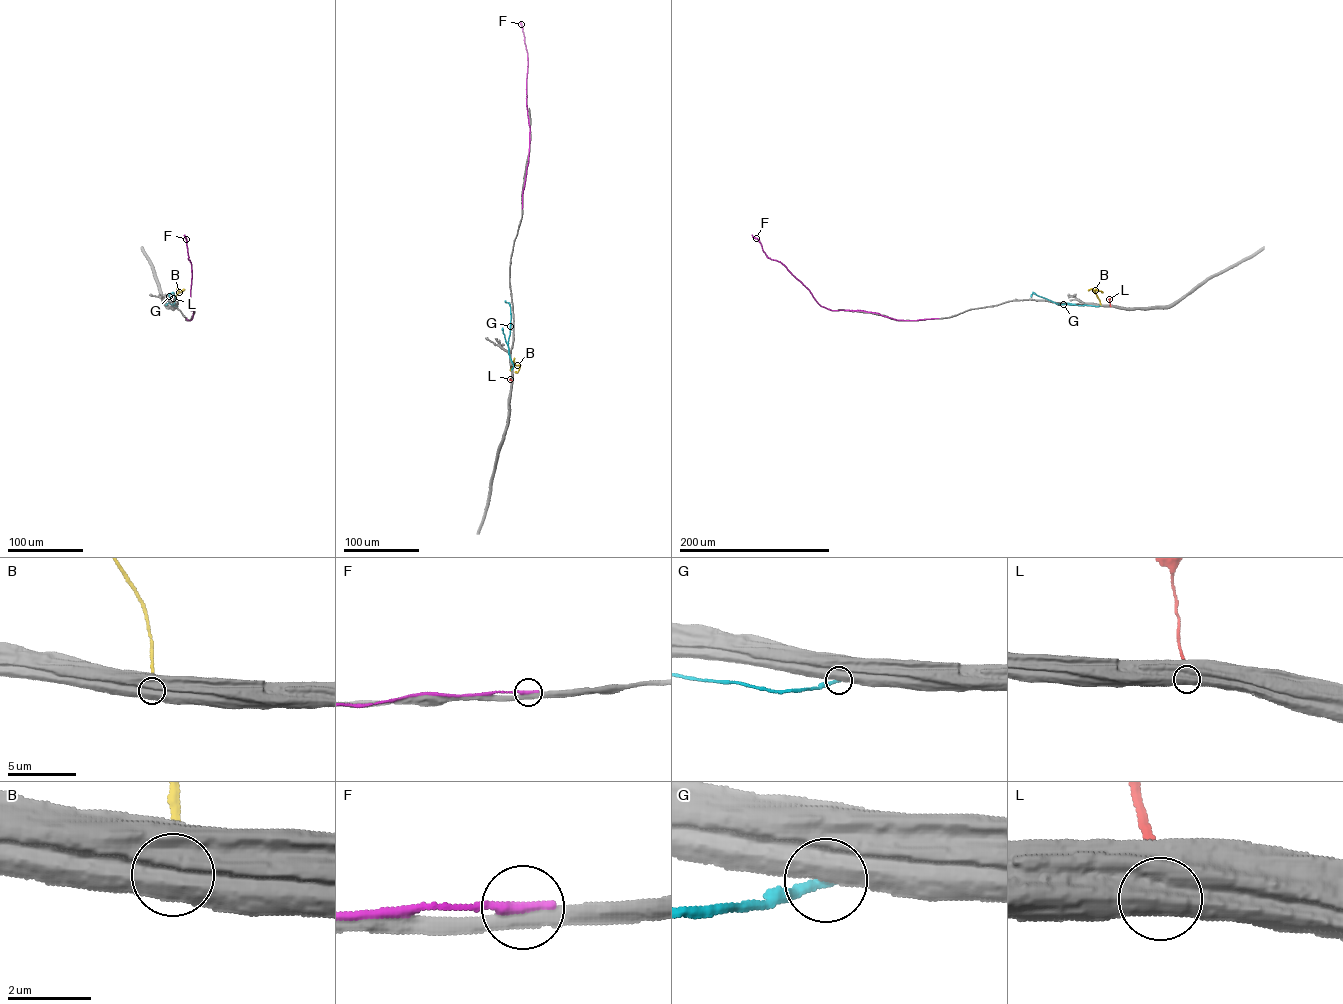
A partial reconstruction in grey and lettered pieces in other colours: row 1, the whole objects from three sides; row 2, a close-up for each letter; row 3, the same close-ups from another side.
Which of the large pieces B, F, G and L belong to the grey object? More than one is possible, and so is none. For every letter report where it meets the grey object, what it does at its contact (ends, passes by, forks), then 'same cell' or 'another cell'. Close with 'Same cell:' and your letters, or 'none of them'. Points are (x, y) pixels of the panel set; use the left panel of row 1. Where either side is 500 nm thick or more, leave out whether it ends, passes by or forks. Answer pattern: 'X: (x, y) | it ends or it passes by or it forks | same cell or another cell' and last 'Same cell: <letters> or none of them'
B: (175, 305) | another cell
F: (186, 318) | it ends | another cell
G: (175, 306) | another cell
L: (175, 306) | another cell
Same cell: none of them

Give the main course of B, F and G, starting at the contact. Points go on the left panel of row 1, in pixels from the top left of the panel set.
B: (175, 305), (175, 296), (184, 290), (179, 292)
F: (186, 318), (192, 318), (194, 310), (190, 310), (191, 264), (184, 235)
G: (175, 306), (172, 304), (174, 293), (169, 297)

